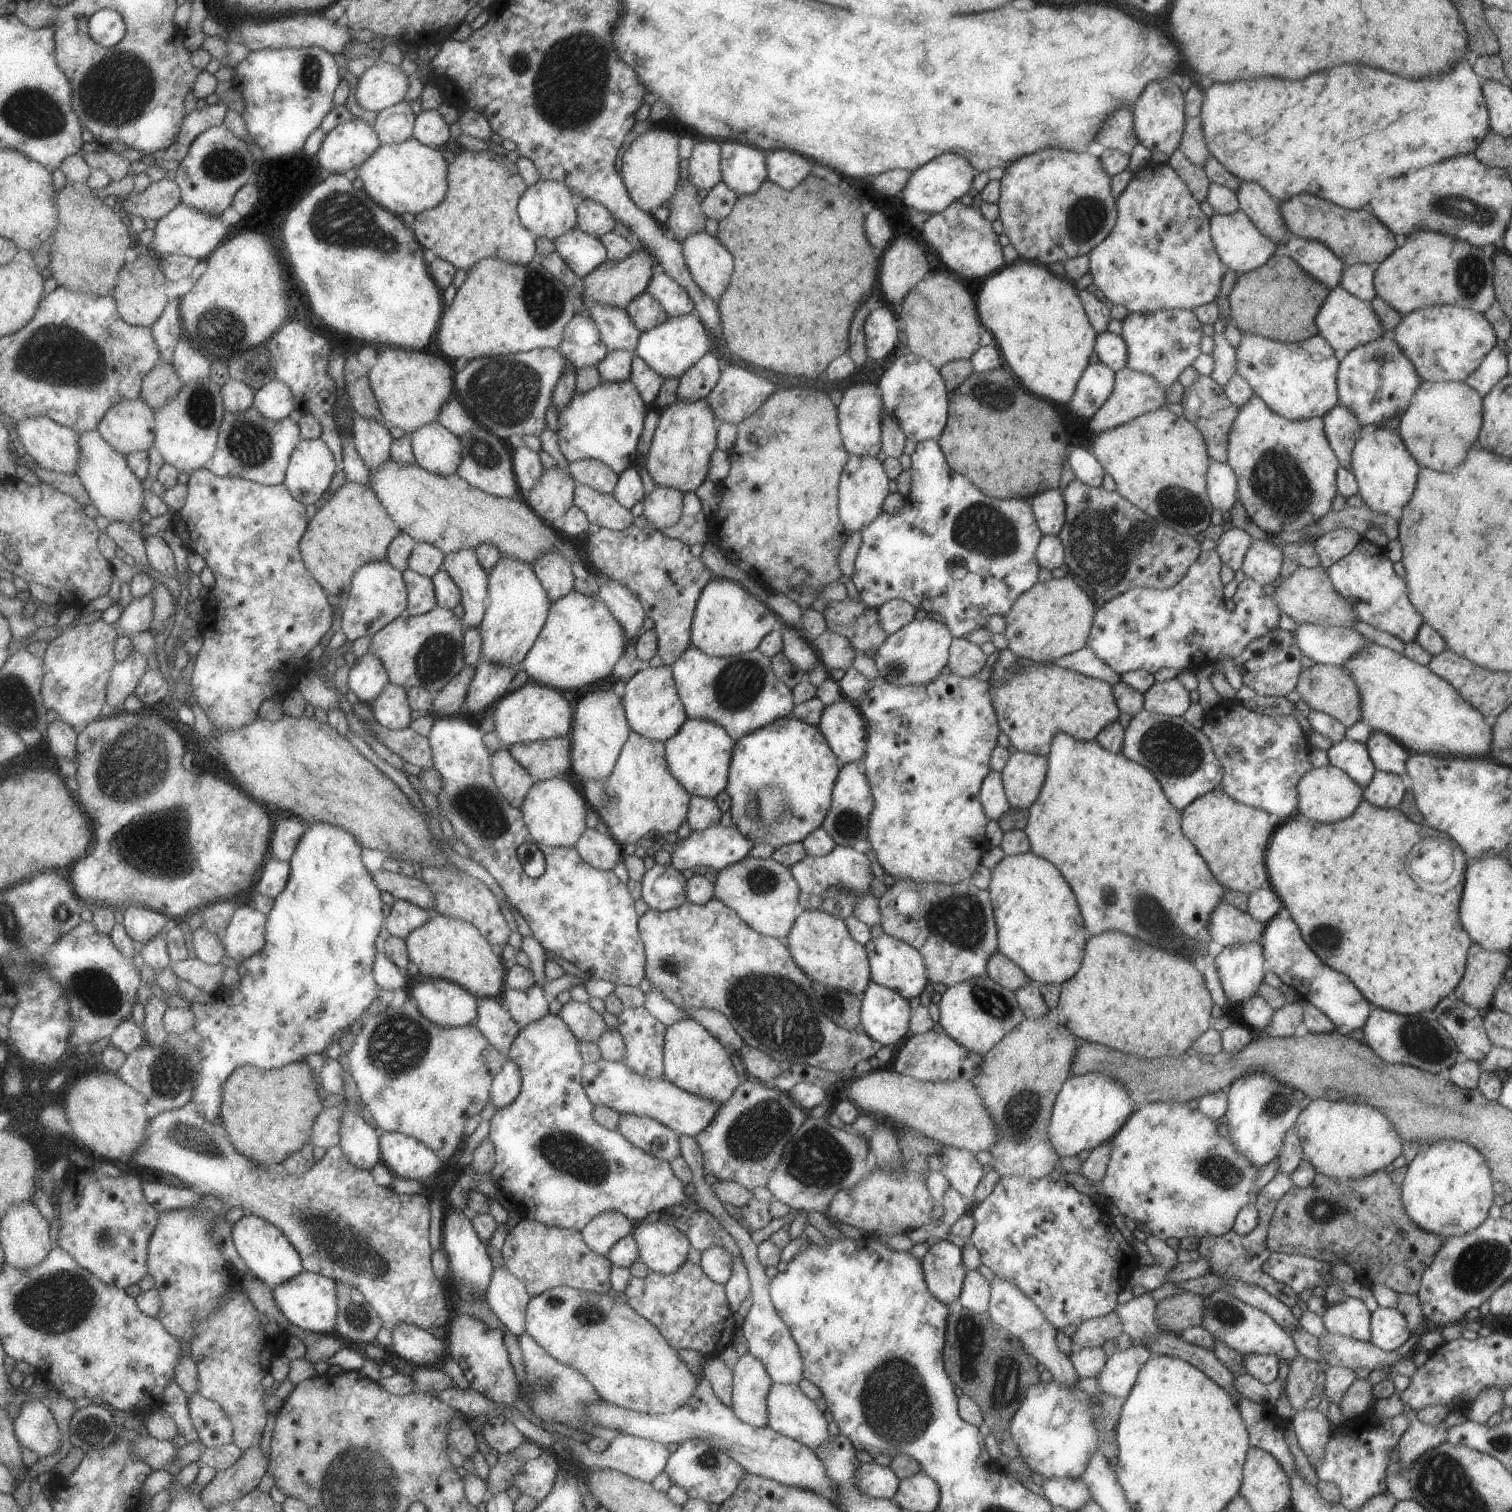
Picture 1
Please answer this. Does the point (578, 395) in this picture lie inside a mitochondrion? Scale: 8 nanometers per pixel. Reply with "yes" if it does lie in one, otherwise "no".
no

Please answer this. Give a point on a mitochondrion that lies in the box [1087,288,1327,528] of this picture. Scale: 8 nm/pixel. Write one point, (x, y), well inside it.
(1280, 487)

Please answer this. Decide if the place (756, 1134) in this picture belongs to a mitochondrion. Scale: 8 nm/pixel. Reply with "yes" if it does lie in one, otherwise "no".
yes

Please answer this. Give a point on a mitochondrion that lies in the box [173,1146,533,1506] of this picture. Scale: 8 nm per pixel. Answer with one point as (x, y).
(347, 1249)

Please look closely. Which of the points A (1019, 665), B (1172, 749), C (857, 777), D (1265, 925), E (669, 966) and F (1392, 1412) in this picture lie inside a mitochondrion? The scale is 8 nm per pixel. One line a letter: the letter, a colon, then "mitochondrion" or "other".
A: other
B: mitochondrion
C: other
D: other
E: other
F: other

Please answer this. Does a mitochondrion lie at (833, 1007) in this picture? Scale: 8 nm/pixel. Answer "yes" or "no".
yes

